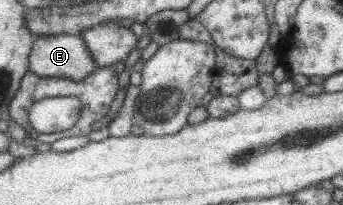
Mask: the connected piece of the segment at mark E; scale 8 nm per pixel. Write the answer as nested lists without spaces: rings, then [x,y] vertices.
[[[80,34],[34,36],[27,65],[34,75],[80,81],[96,68]]]

